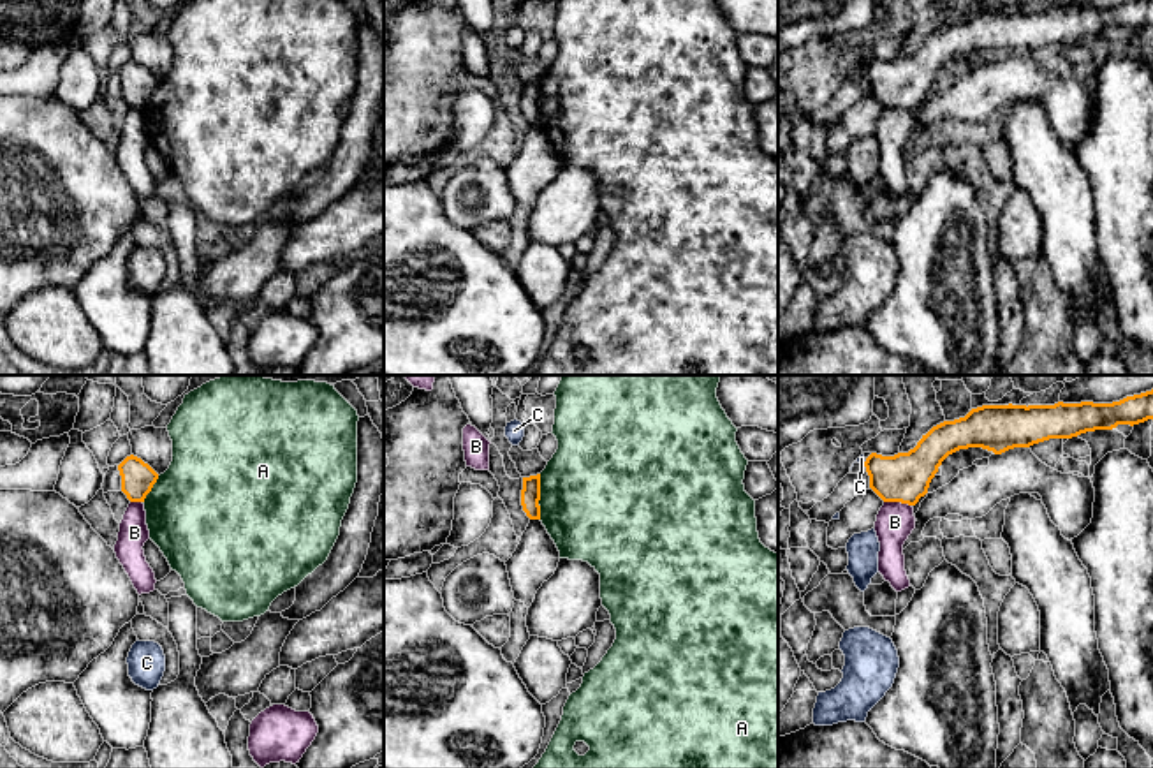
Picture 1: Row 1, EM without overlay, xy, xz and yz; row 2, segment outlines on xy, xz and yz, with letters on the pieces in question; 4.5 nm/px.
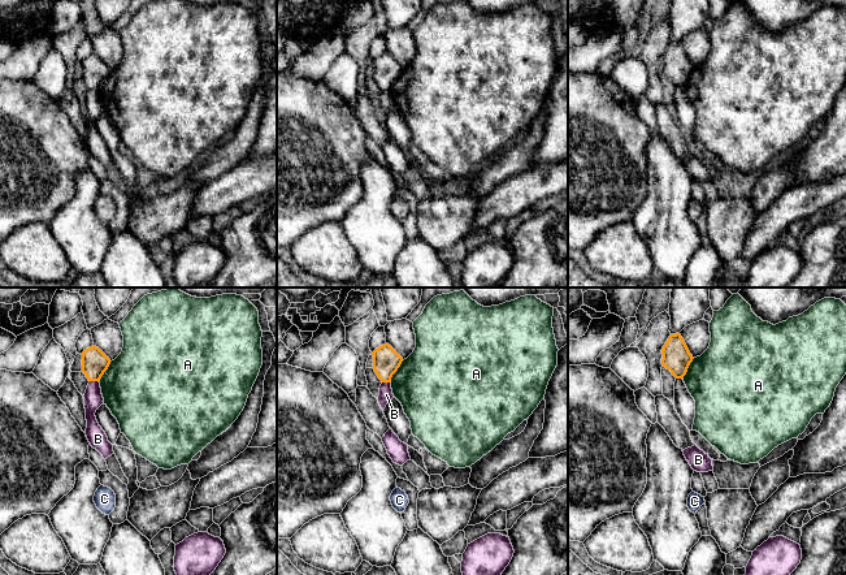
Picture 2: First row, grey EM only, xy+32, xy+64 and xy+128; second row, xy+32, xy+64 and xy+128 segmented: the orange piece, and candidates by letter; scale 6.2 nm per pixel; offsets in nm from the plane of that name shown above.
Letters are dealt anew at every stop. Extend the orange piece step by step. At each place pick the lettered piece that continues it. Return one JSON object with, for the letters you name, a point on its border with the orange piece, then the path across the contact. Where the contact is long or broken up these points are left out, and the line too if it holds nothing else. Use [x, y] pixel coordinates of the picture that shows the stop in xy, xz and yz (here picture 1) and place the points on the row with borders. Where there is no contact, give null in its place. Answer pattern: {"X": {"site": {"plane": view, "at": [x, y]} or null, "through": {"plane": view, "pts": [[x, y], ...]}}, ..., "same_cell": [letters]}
{"same_cell": []}

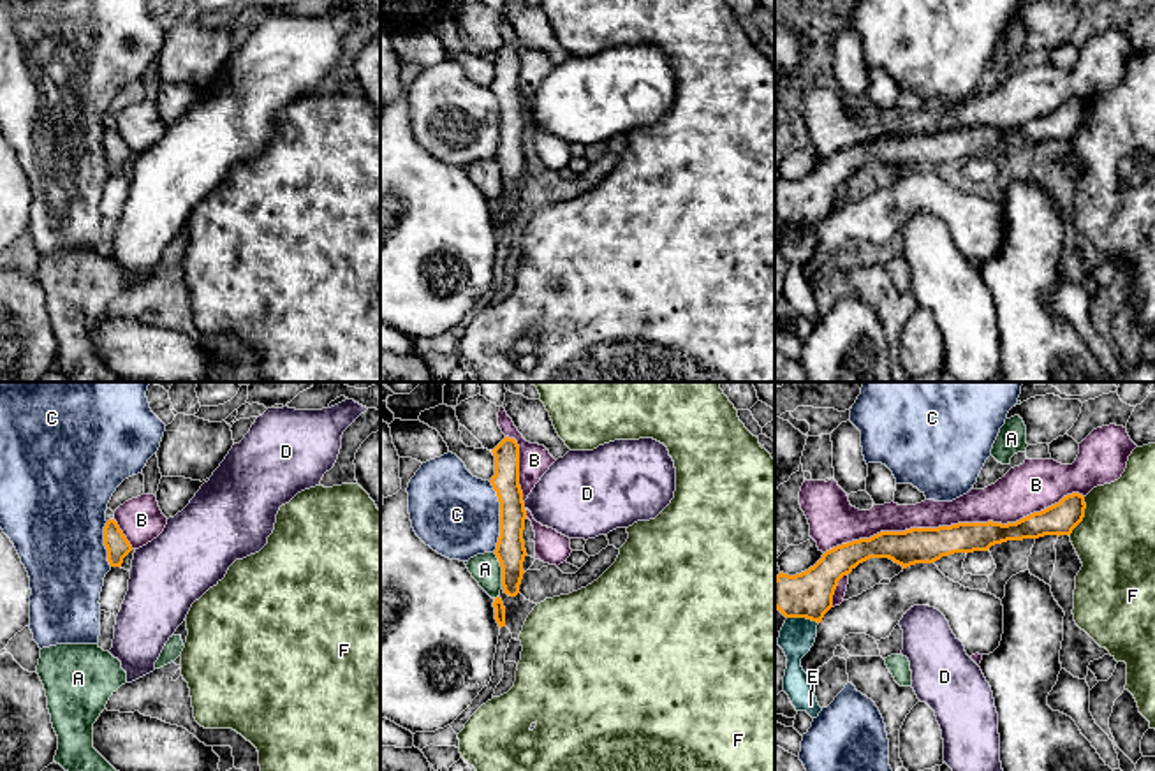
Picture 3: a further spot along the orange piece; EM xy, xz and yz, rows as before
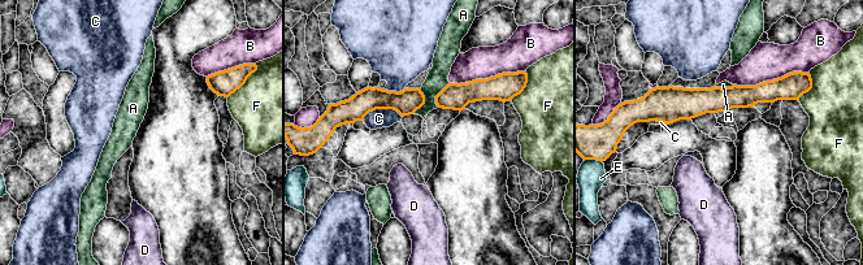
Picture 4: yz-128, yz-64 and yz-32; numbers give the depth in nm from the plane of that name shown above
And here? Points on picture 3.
{"C": {"site": {"plane": "xz", "at": [500, 516]}}, "same_cell": ["C"]}

